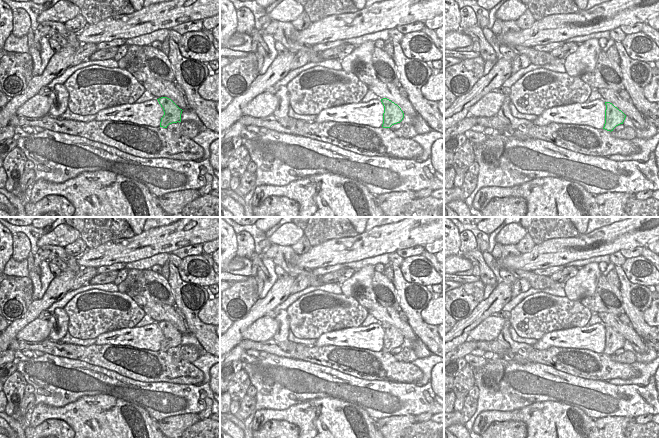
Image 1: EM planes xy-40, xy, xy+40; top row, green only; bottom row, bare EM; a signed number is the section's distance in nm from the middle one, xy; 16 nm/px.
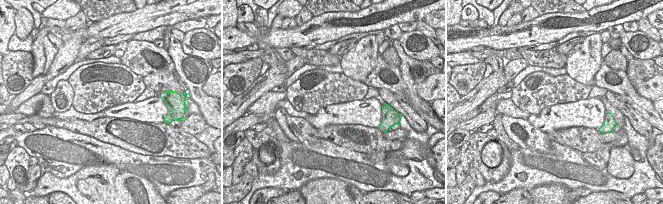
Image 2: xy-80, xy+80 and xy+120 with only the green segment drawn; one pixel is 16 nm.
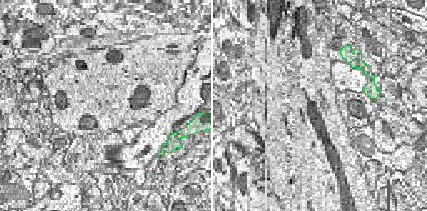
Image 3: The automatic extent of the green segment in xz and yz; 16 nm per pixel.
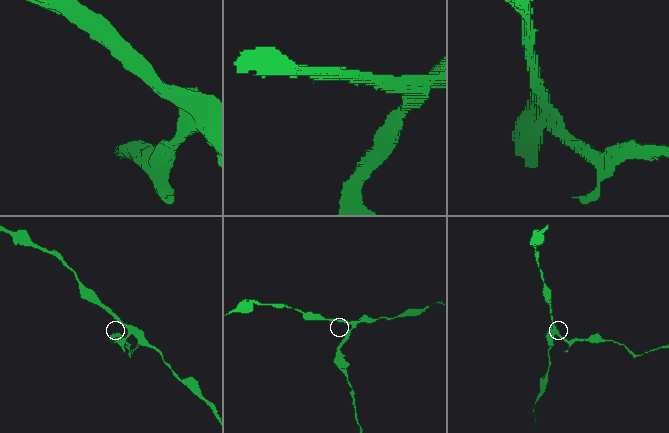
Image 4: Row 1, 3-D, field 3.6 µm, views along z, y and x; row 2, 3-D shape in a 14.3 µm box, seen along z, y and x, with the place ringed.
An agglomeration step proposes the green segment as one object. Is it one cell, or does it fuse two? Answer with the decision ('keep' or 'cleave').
cleave

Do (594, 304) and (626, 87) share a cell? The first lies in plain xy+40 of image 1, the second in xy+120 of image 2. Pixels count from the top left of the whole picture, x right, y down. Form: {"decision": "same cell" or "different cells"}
{"decision": "same cell"}

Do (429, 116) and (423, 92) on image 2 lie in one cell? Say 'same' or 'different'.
different

